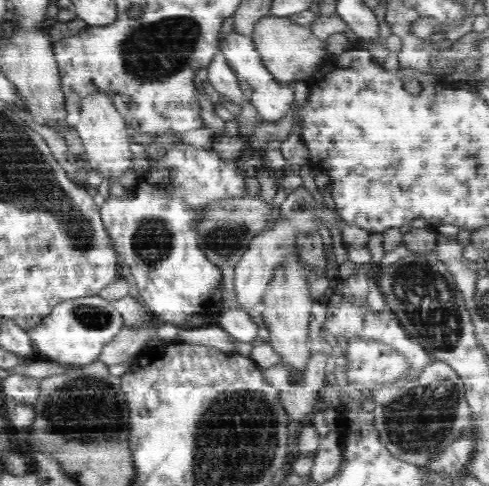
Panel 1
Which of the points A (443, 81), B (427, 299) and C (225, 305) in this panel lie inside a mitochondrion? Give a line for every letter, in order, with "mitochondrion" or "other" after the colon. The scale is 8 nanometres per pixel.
A: other
B: mitochondrion
C: other

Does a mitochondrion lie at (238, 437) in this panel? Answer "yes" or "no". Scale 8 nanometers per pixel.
yes

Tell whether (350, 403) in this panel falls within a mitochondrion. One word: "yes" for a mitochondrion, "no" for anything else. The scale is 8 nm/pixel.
no

